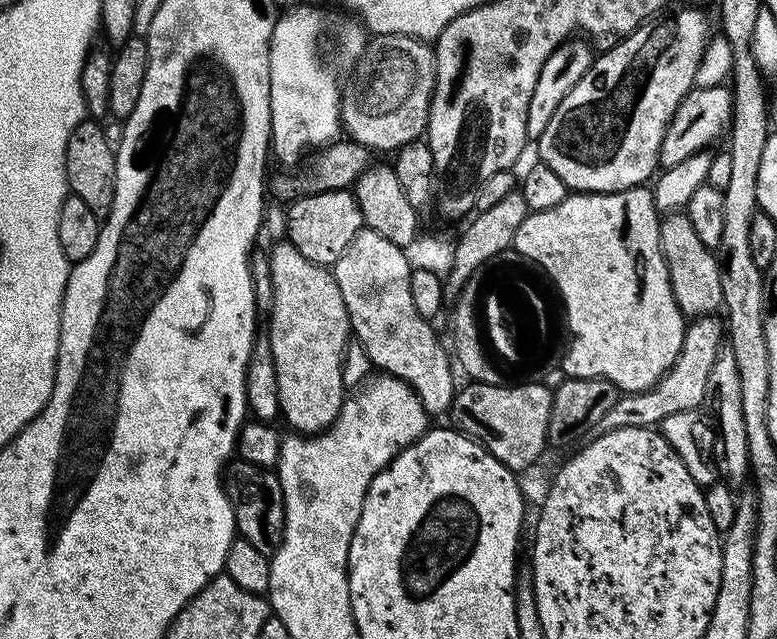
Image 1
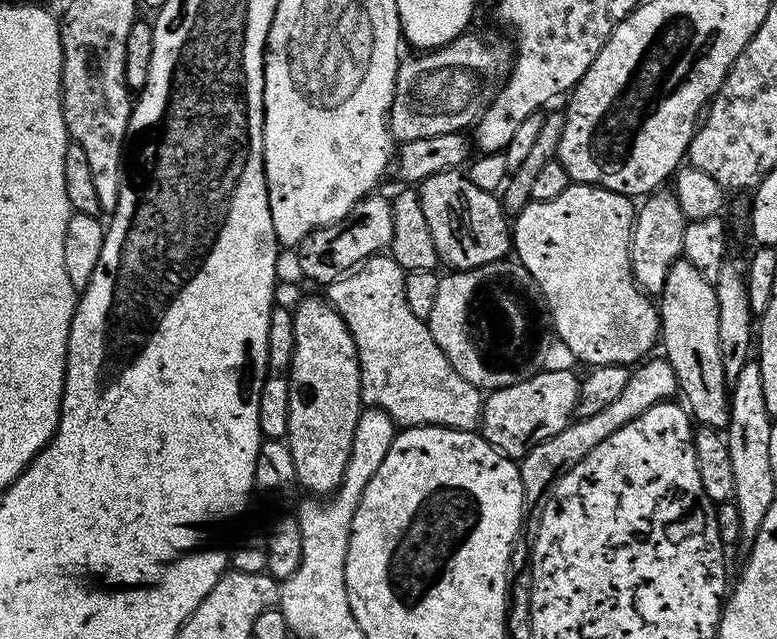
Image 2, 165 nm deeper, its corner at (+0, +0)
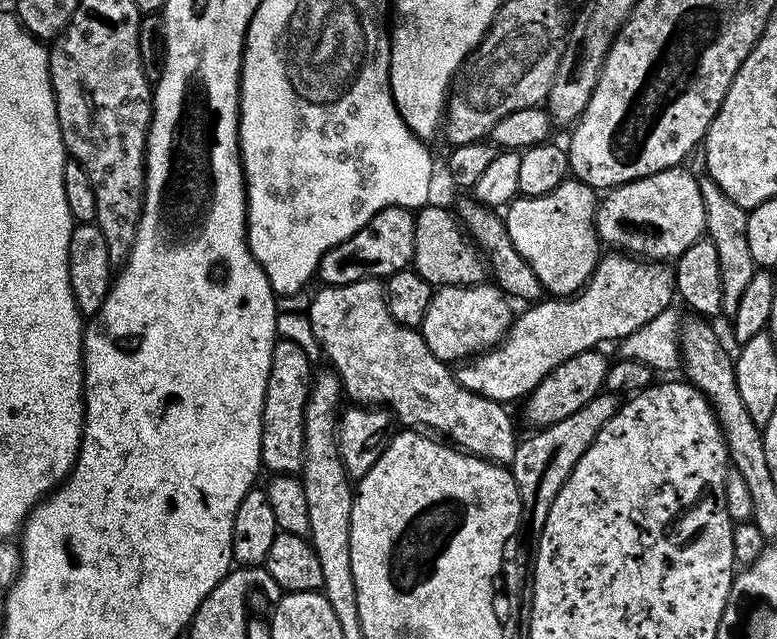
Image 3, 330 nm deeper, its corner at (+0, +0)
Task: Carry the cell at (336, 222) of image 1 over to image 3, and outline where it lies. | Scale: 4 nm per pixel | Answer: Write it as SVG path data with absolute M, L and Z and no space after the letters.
M395 206L384 208L378 214L374 214L374 218L370 218L370 222L366 222L366 226L362 226L362 230L358 230L346 242L334 246L324 255L318 269L319 279L324 279L323 283L331 286L333 284L349 284L359 280L387 278L393 276L395 272L405 271L411 265L414 254L415 225L416 217L409 209Z

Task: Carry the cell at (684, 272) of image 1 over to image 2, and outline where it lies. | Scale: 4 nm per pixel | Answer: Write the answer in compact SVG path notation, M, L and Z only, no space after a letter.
M686 259L675 260L666 274L666 286L658 294L660 313L659 343L664 344L663 355L670 362L676 375L676 386L683 403L690 409L690 415L697 425L705 424L721 430L728 427L728 401L730 382L722 370L722 350L718 350L718 298L716 286Z

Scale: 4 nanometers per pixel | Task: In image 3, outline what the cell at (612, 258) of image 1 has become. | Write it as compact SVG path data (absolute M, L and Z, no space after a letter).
M563 180L545 196L520 196L503 213L510 242L520 257L538 274L545 293L567 298L580 291L602 255L602 241L596 234L597 189L582 181Z

